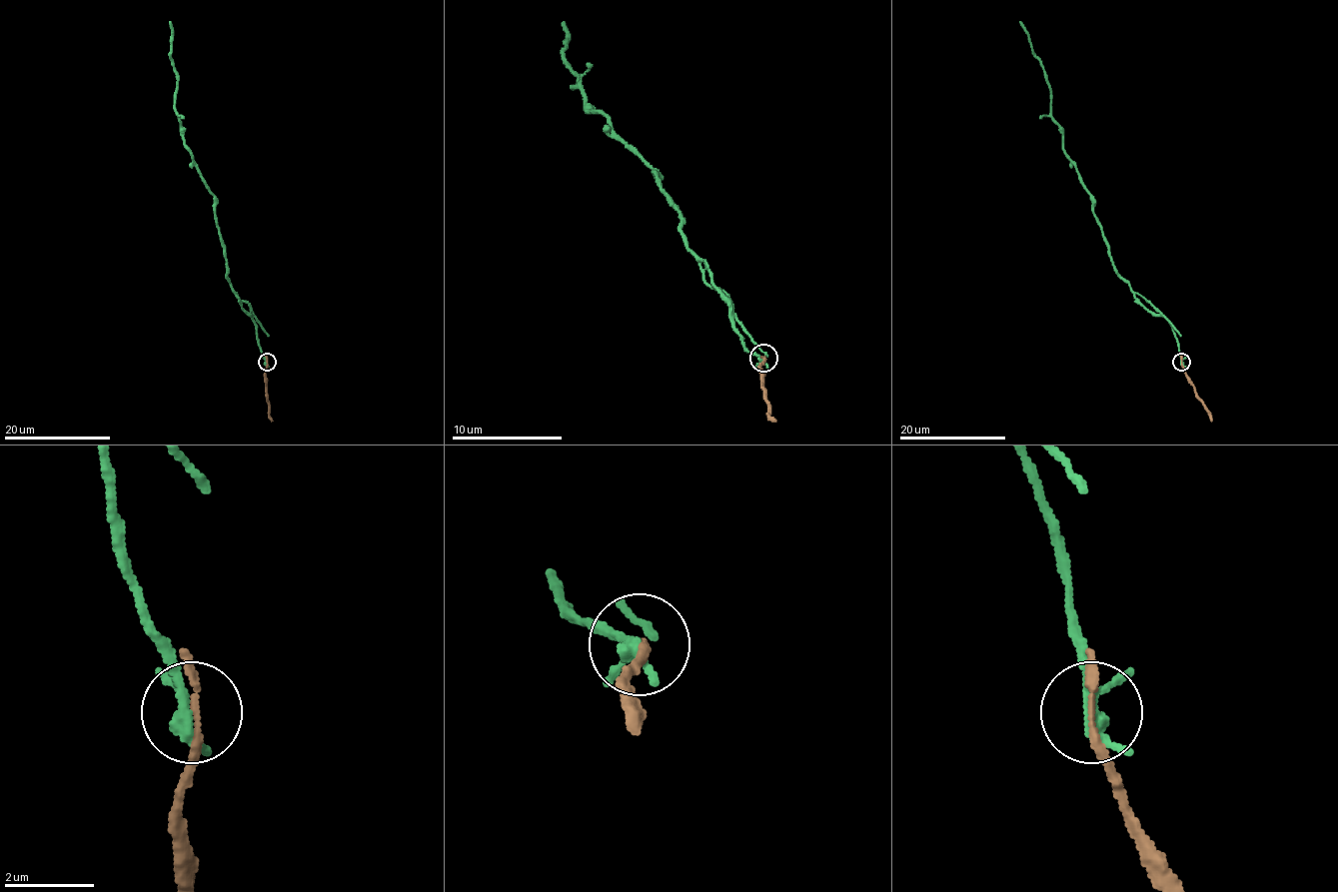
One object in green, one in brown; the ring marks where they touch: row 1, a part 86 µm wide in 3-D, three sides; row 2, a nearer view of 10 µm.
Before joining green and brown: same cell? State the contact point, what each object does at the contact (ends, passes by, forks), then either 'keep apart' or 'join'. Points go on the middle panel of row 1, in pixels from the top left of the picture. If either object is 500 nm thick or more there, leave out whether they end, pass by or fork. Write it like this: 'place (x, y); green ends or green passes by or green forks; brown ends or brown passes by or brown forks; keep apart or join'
place (763, 358); green forks; brown passes by; join

